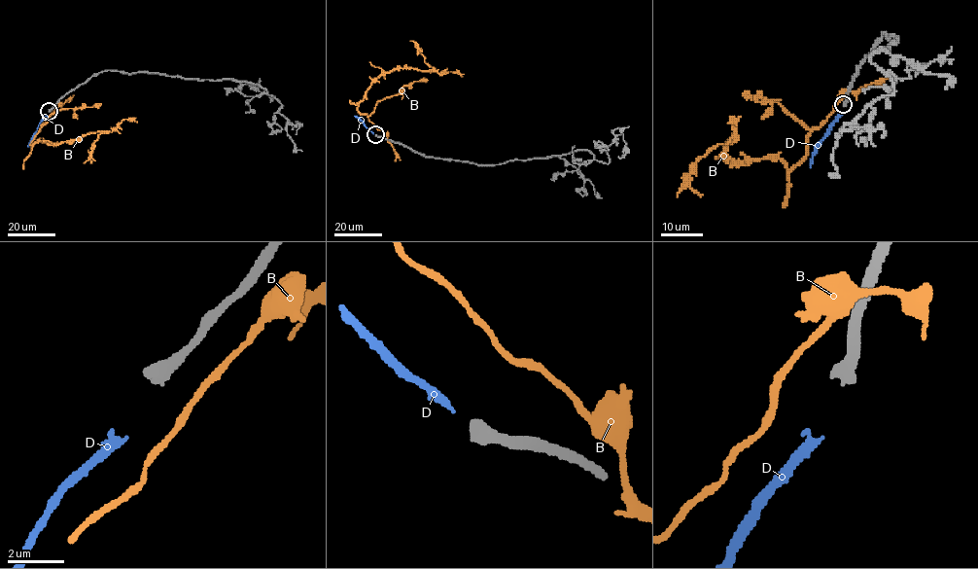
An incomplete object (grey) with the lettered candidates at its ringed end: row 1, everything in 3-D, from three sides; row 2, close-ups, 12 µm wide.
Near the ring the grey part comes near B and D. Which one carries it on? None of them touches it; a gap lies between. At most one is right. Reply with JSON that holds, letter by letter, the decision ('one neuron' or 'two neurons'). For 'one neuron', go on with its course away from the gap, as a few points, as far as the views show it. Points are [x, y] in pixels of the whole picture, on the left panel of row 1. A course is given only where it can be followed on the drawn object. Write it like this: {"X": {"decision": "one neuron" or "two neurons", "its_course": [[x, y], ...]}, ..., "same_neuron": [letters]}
{"B": {"decision": "two neurons"}, "D": {"decision": "one neuron", "its_course": [[47, 116], [27, 147]]}, "same_neuron": ["D"]}

